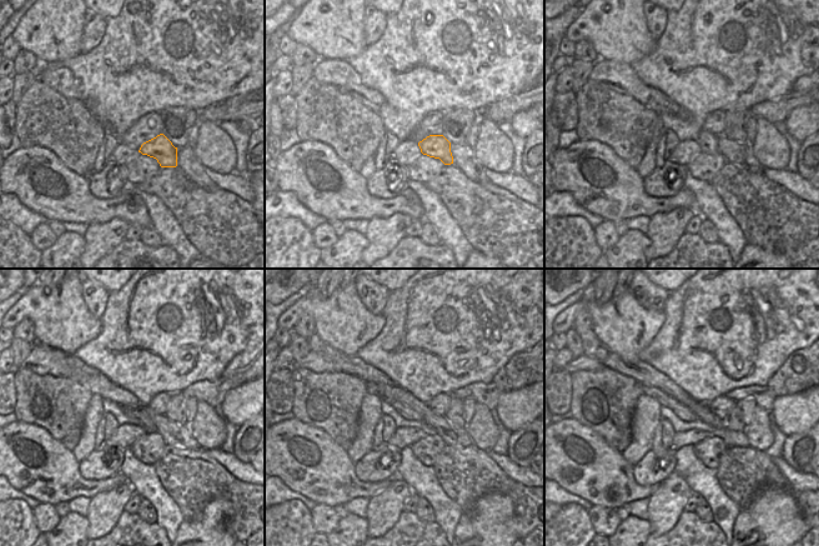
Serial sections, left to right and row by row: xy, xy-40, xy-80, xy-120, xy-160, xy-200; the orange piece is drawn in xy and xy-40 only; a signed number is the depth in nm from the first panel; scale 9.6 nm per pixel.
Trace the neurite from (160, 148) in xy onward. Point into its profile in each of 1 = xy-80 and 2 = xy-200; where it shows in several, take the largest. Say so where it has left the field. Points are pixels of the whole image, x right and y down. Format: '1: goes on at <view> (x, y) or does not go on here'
1: goes on at xy-80 (708, 143)
2: goes on at xy-200 (682, 411)

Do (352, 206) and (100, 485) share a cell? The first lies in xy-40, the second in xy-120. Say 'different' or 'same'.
same

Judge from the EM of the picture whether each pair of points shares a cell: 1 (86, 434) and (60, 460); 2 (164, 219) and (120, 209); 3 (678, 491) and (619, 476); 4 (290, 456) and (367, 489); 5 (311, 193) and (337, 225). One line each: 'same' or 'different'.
1: different
2: different
3: different
4: same
5: different

